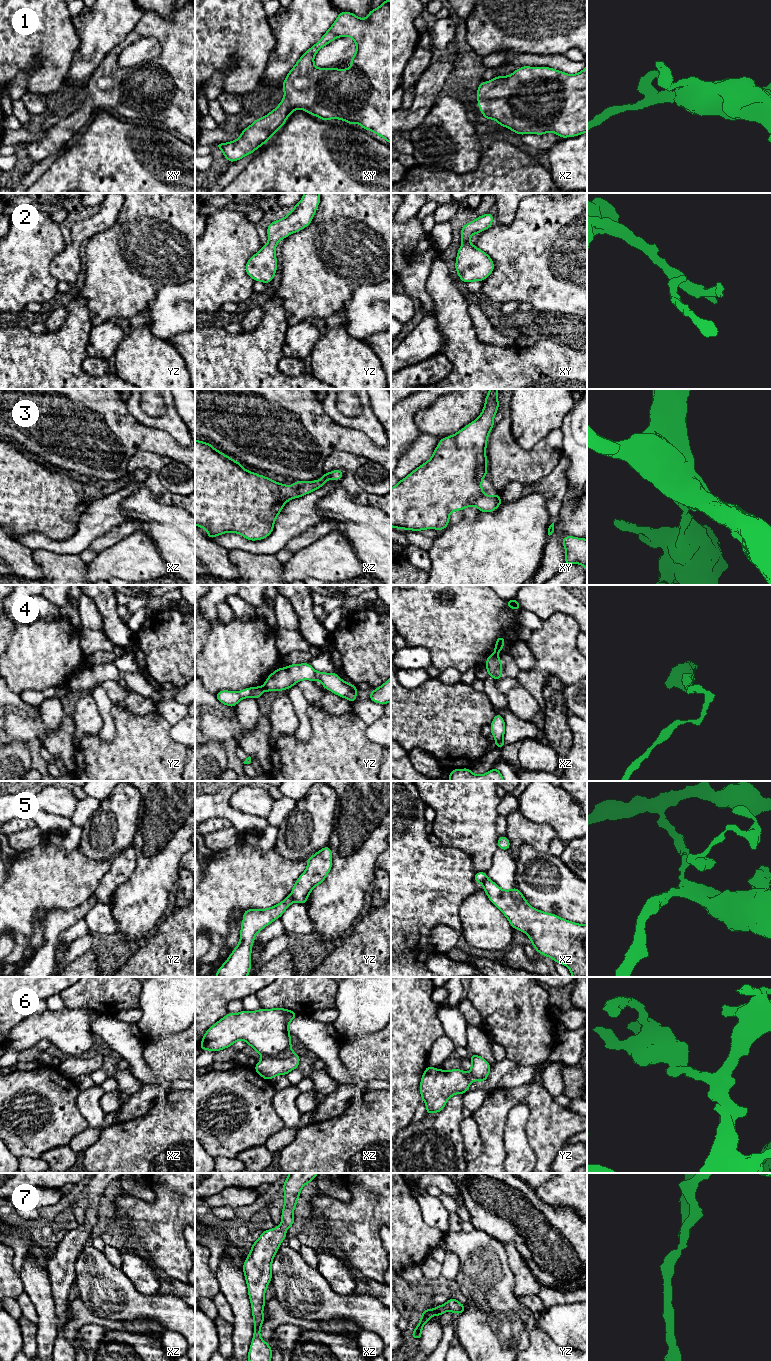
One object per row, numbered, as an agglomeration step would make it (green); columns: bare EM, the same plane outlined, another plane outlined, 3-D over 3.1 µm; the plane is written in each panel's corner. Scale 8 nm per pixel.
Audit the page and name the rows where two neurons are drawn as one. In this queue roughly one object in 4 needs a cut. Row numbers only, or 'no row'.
4, 5

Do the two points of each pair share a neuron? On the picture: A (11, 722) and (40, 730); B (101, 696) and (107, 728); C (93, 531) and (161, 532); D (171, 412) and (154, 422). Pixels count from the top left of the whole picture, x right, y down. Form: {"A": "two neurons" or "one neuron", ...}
{"A": "one neuron", "B": "one neuron", "C": "two neurons", "D": "one neuron"}

